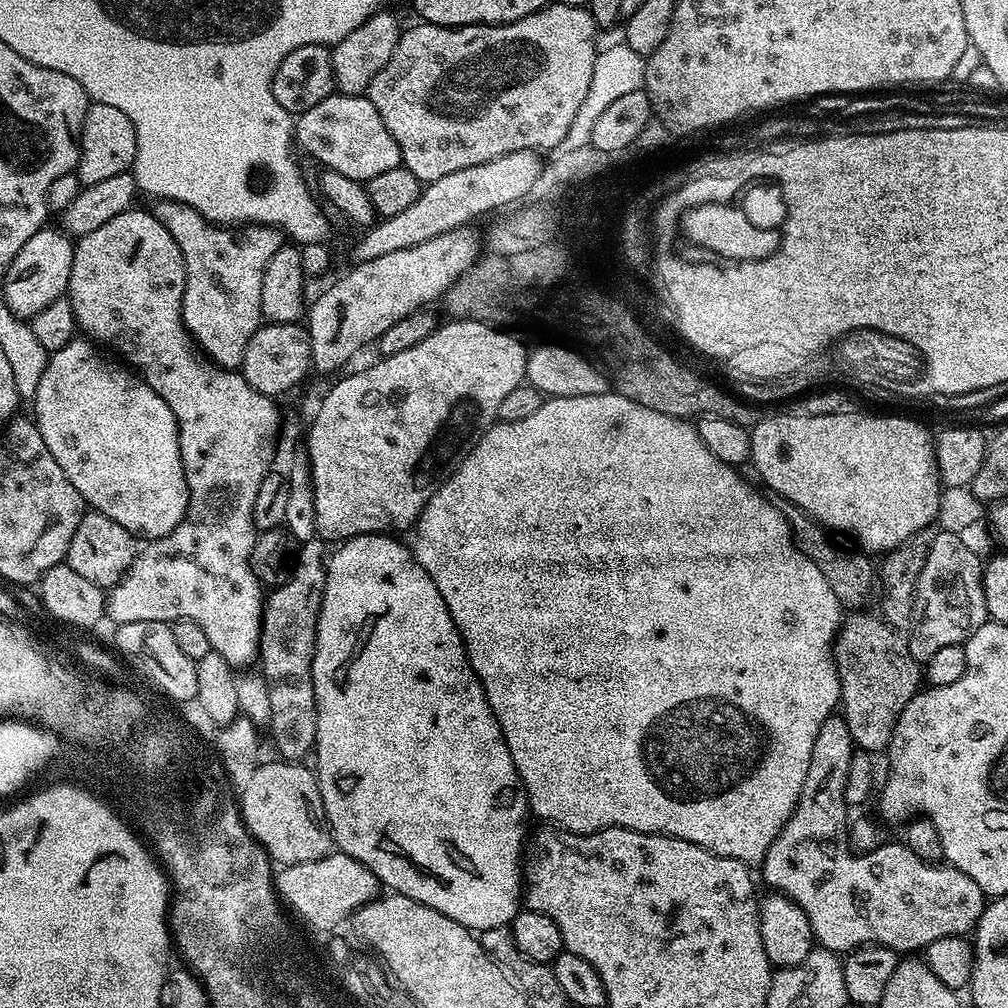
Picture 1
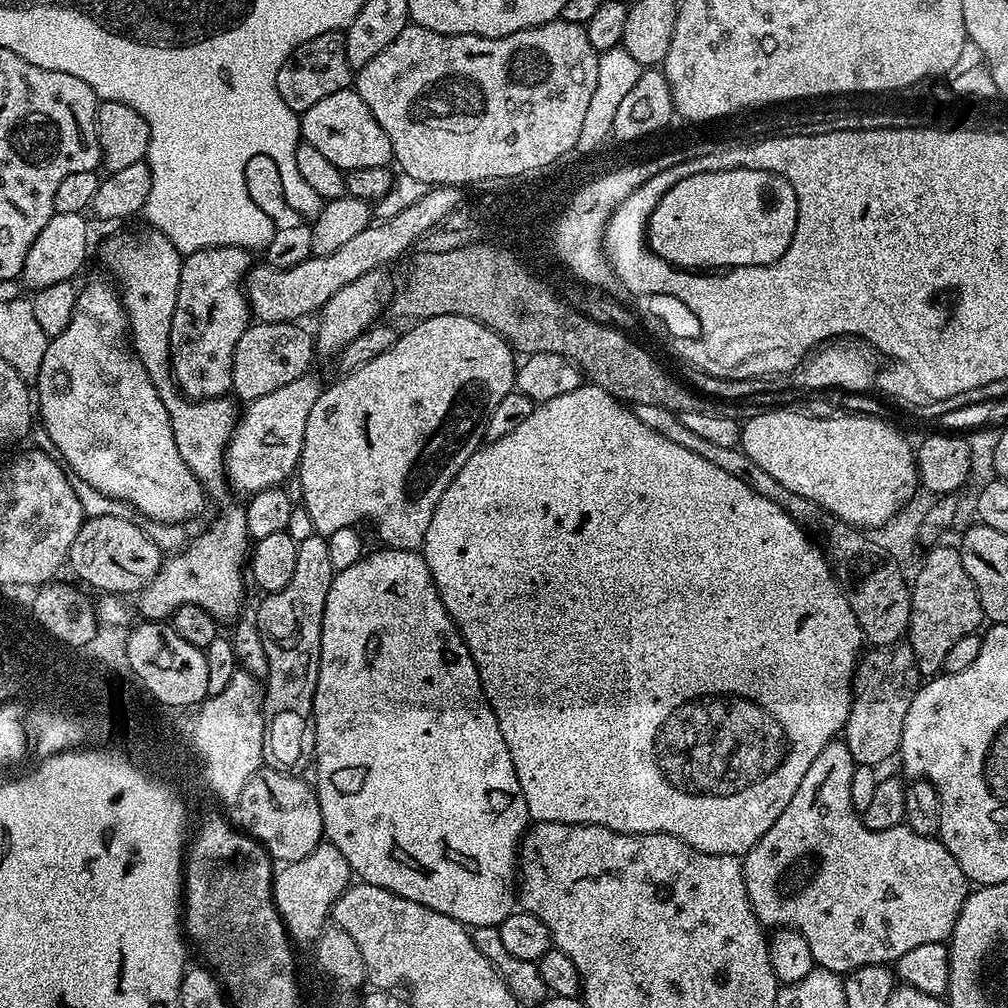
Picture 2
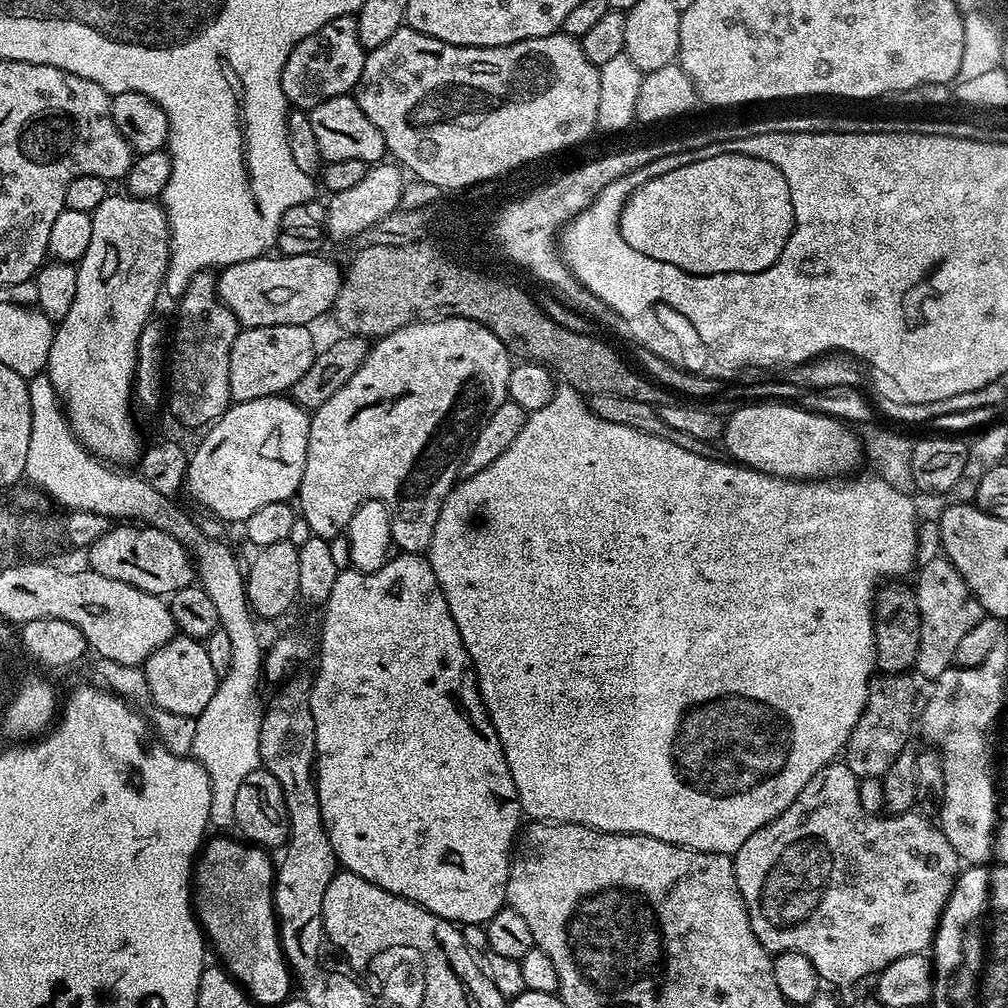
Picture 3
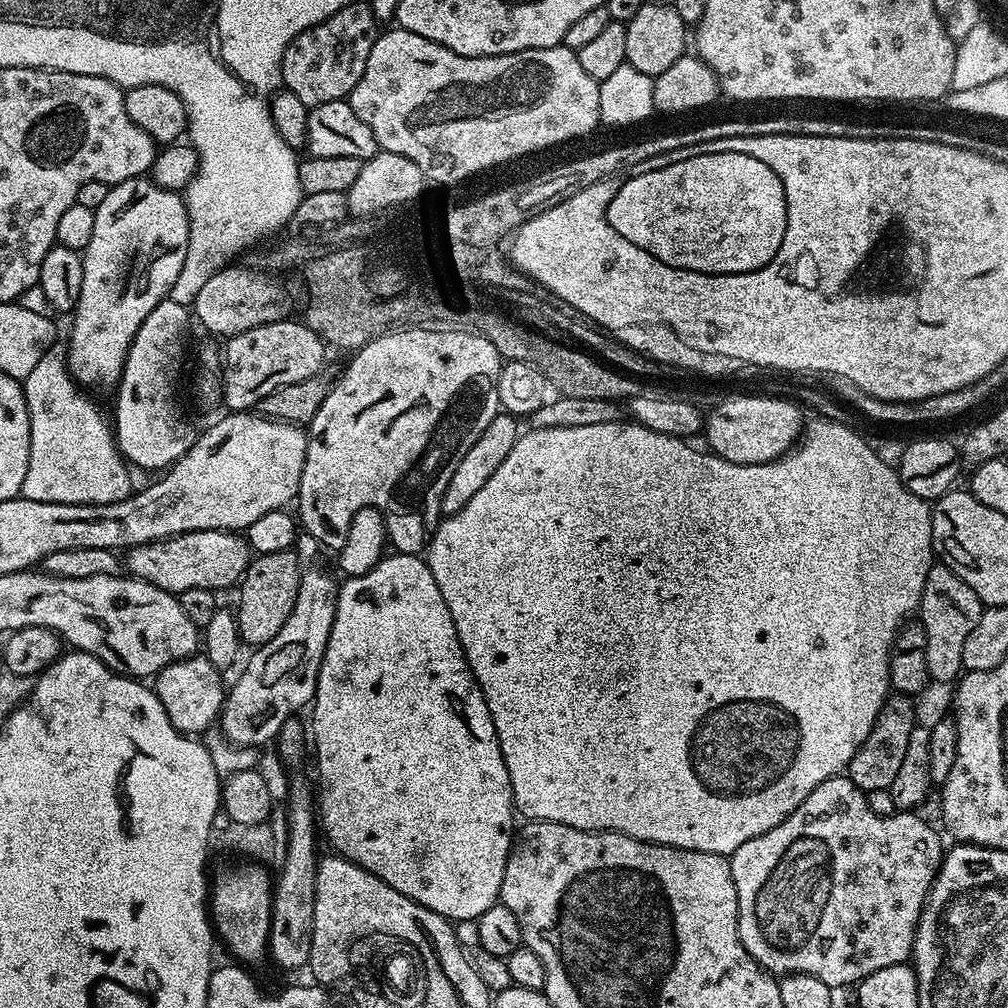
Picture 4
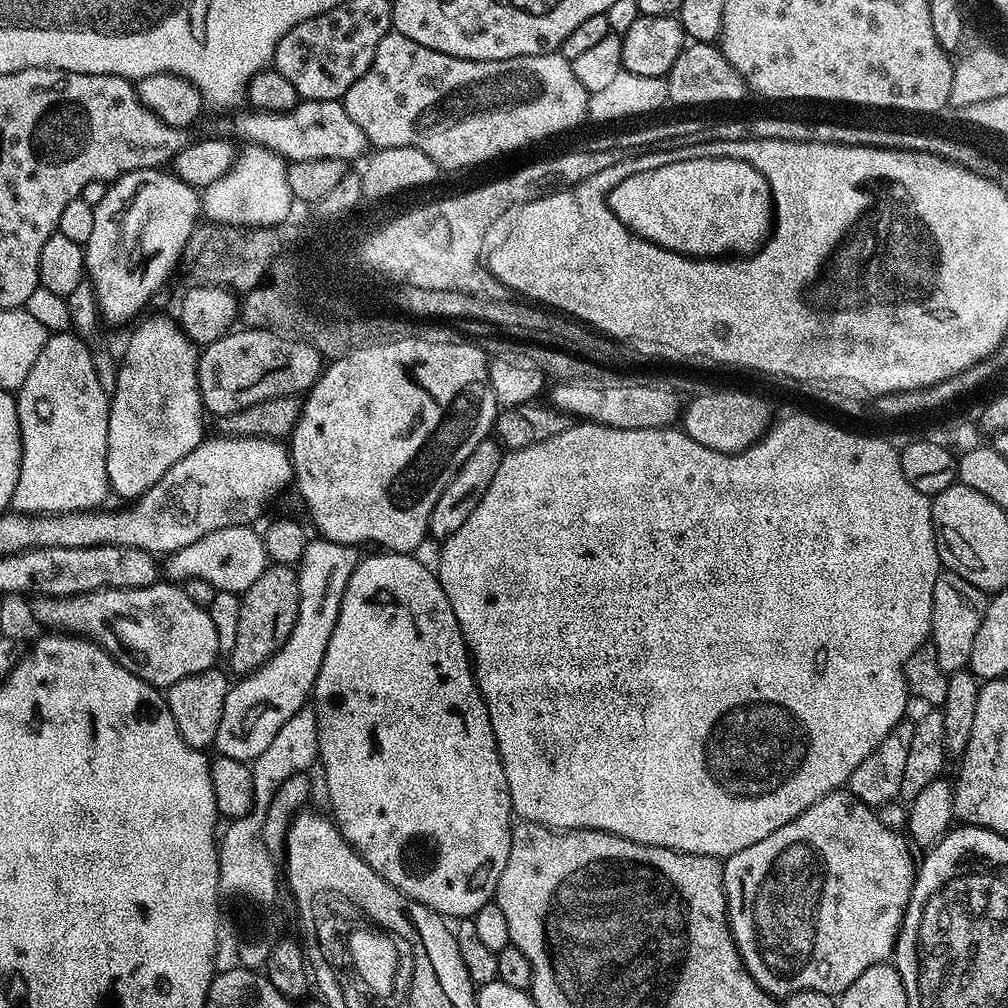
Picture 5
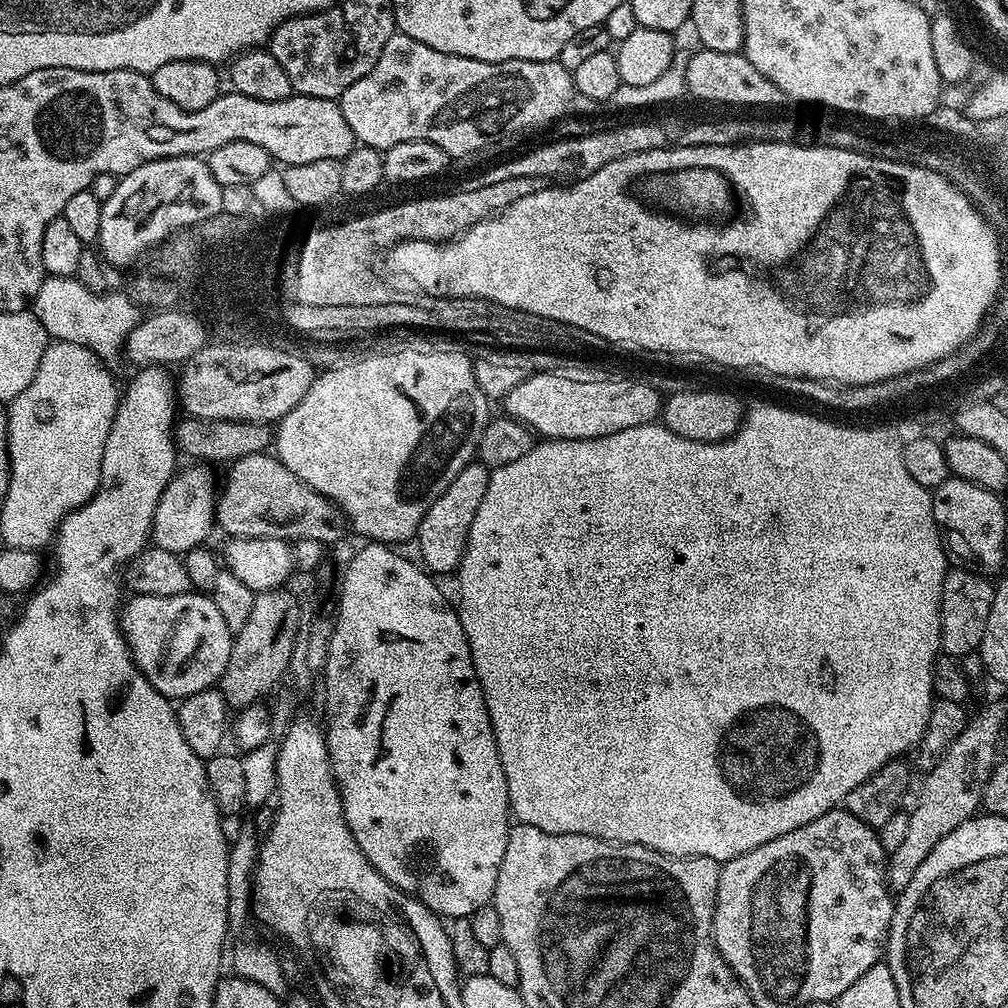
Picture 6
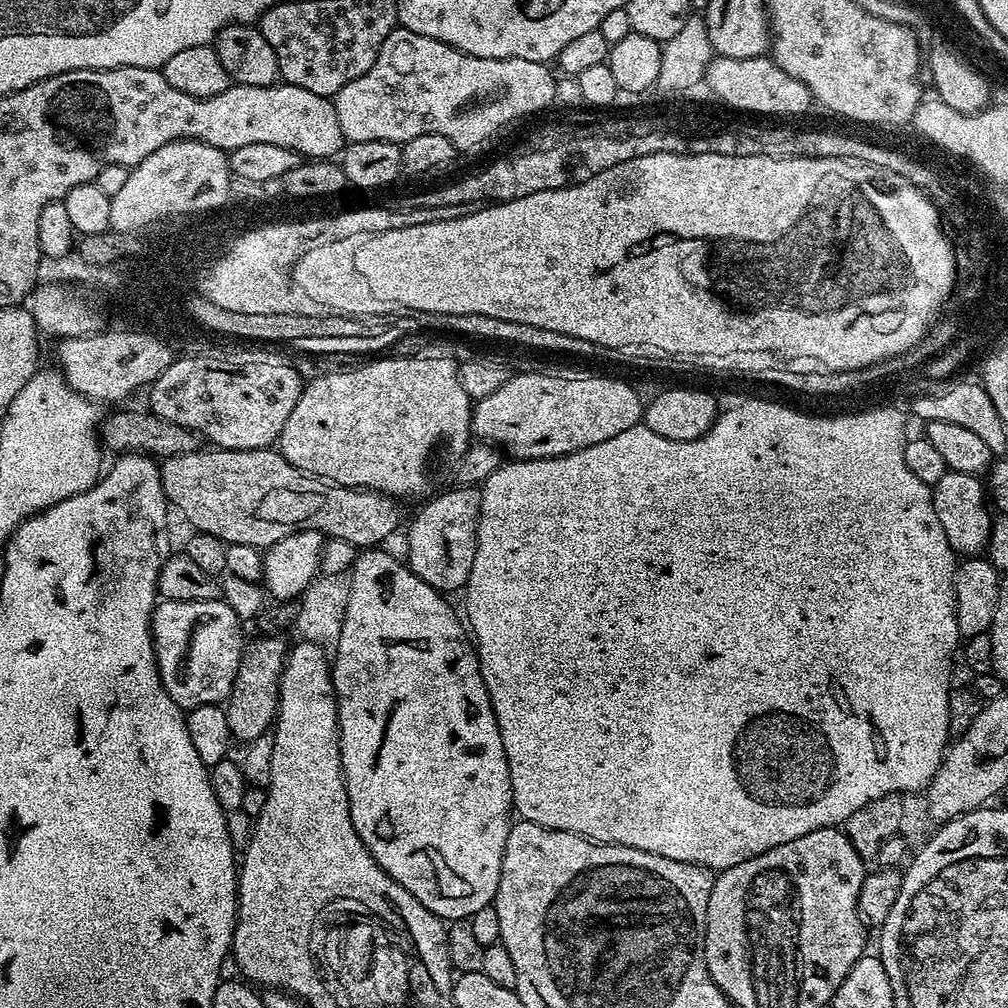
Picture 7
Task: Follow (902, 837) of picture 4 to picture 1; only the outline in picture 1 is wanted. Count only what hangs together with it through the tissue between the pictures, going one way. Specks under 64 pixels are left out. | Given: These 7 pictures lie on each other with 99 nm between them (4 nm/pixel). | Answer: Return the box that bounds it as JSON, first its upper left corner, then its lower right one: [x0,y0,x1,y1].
[762,714,986,954]

